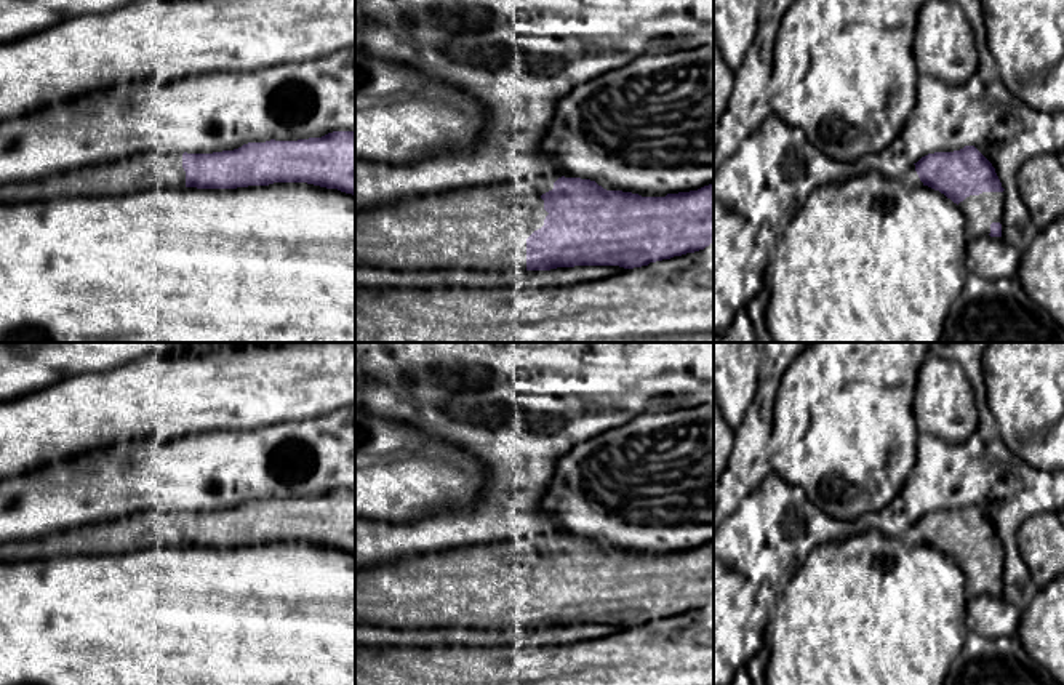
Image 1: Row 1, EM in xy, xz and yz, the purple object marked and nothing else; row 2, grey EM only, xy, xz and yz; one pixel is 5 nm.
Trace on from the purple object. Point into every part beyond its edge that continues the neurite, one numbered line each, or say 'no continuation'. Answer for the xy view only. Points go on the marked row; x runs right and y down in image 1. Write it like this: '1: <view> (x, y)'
1: xy (140, 172)

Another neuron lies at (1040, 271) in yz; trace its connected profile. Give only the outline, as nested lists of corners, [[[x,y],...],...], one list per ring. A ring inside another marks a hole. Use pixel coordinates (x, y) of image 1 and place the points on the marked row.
[[[1064,214],[1037,232],[1016,278],[1027,298],[1064,330]]]

